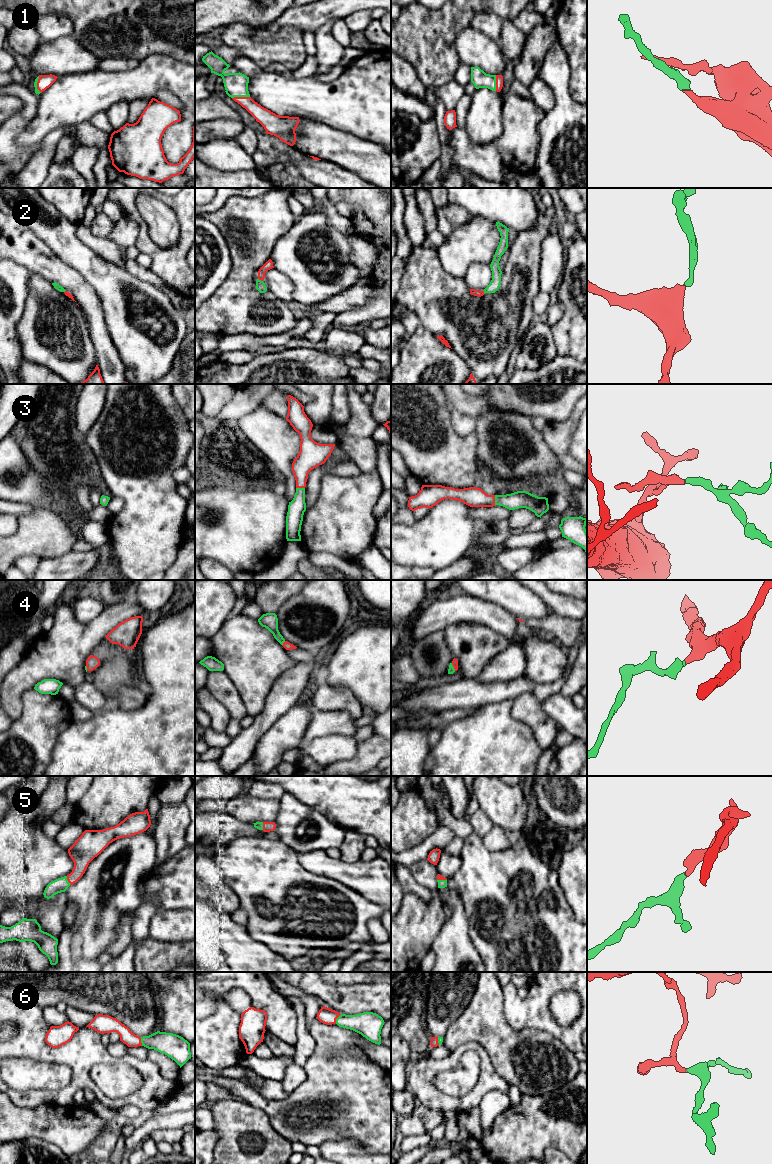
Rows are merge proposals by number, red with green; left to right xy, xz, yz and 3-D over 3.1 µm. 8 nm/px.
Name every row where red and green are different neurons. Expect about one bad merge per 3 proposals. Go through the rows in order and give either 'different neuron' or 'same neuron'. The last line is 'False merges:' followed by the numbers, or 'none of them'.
1: same neuron
2: same neuron
3: same neuron
4: same neuron
5: same neuron
6: same neuron
False merges: none of them

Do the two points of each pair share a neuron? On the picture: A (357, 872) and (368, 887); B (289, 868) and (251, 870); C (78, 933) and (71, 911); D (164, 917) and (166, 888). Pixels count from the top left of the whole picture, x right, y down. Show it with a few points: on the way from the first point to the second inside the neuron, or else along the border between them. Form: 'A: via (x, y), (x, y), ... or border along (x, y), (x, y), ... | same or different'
A: via (359, 876), (366, 883) | same
B: via (280, 870), (260, 870) | same
C: border along (68, 899), (76, 906), (76, 916), (65, 929) | different
D: border along (160, 907), (184, 910) | different

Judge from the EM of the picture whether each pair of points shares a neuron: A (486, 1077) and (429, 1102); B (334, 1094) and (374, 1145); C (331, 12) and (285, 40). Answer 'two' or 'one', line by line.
A: one
B: one
C: two

